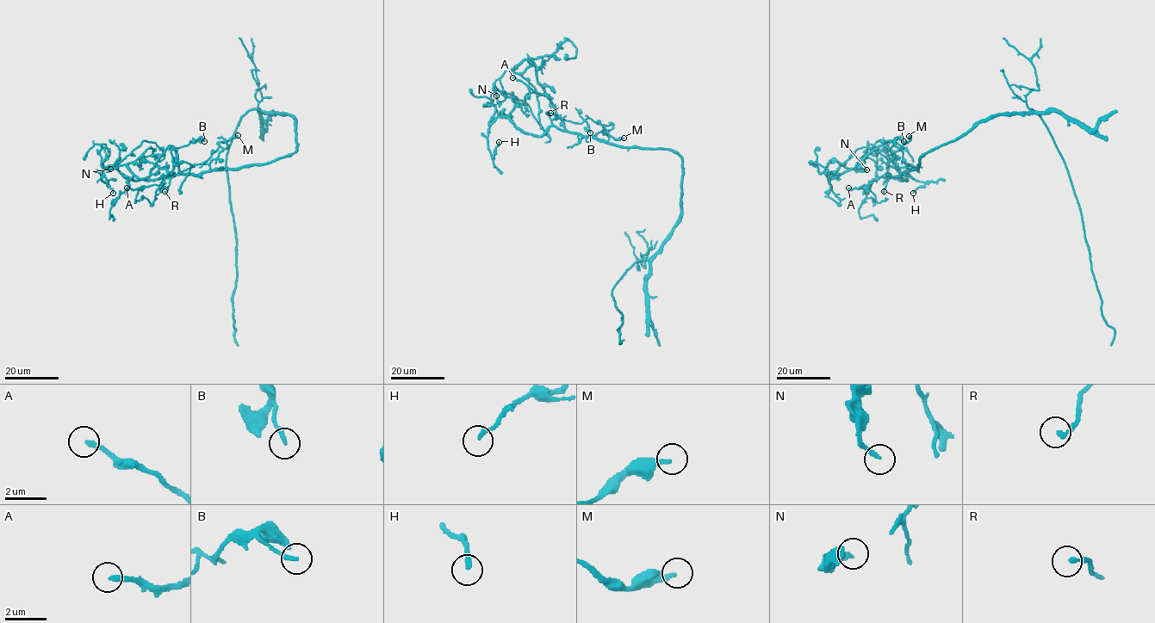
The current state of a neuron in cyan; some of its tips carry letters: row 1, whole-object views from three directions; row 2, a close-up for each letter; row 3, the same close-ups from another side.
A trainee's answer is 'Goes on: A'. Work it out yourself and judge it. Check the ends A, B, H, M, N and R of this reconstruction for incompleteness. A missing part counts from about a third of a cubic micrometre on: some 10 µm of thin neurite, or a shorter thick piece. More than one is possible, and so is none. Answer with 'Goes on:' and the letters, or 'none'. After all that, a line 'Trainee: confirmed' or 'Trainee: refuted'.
Goes on: A
Trainee: confirmed

